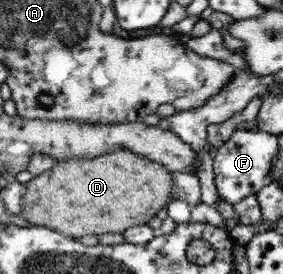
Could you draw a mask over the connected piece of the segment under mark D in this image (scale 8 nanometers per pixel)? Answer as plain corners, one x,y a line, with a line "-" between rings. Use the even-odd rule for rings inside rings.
117,148
111,154
93,158
93,160
73,160
73,162
57,162
57,166
41,172
24,184
21,193
21,208
19,217
30,225
55,228
71,238
83,238
87,235
102,235
106,233
124,234
133,226
146,225
147,222
163,208
163,204
171,196
173,177
161,164
147,158
140,158
133,152

